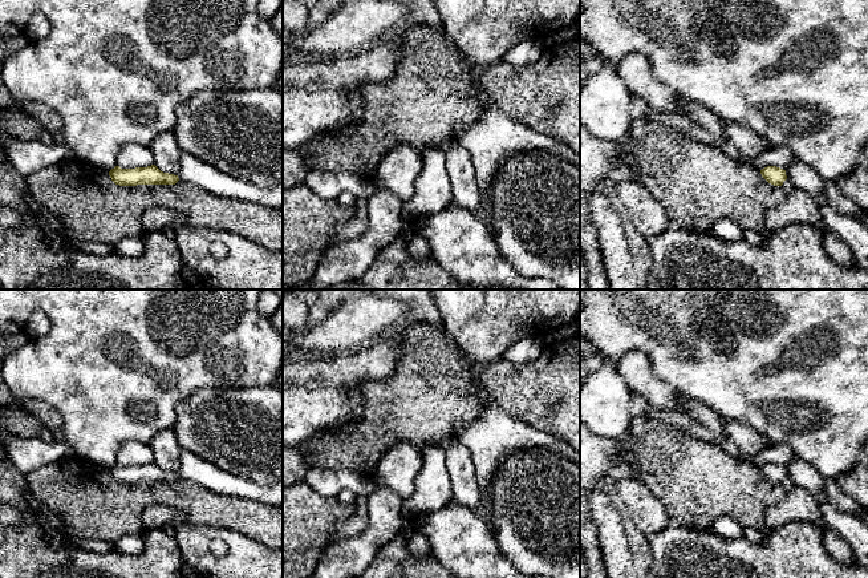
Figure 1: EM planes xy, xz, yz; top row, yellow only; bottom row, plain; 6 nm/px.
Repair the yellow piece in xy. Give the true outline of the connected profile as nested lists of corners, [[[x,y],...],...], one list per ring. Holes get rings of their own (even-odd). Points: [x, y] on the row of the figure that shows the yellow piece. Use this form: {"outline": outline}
{"outline": [[[155,165],[135,169],[115,166],[109,171],[109,175],[119,186],[175,185],[179,181],[178,175],[163,173]]]}

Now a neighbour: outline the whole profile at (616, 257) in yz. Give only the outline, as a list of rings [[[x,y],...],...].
[[[595,191],[589,198],[589,217],[599,234],[601,262],[611,290],[638,290],[624,226],[604,193]]]

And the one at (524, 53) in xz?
[[[524,40],[511,48],[503,57],[503,62],[515,66],[527,66],[540,58],[544,48],[544,41]]]

